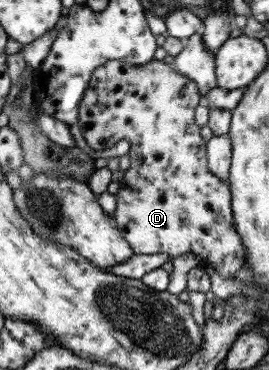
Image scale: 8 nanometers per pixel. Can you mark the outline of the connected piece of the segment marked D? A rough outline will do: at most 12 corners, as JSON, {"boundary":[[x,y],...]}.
{"boundary":[[163,61],[90,75],[77,127],[127,140],[112,219],[133,254],[244,265],[197,86]]}

